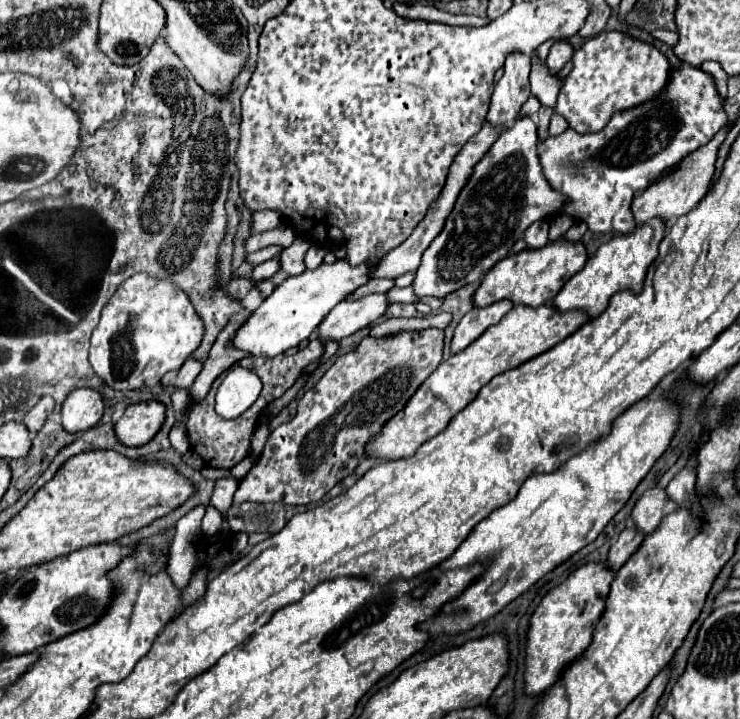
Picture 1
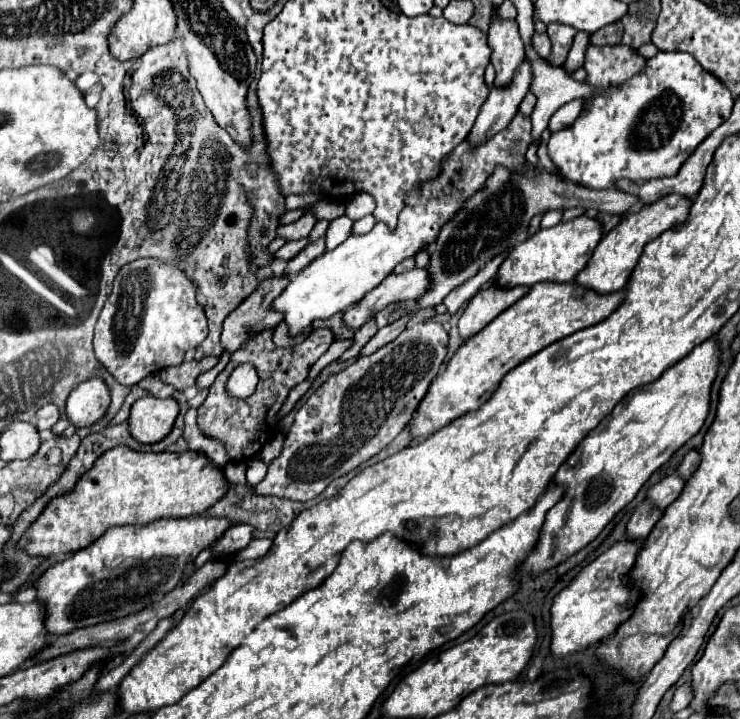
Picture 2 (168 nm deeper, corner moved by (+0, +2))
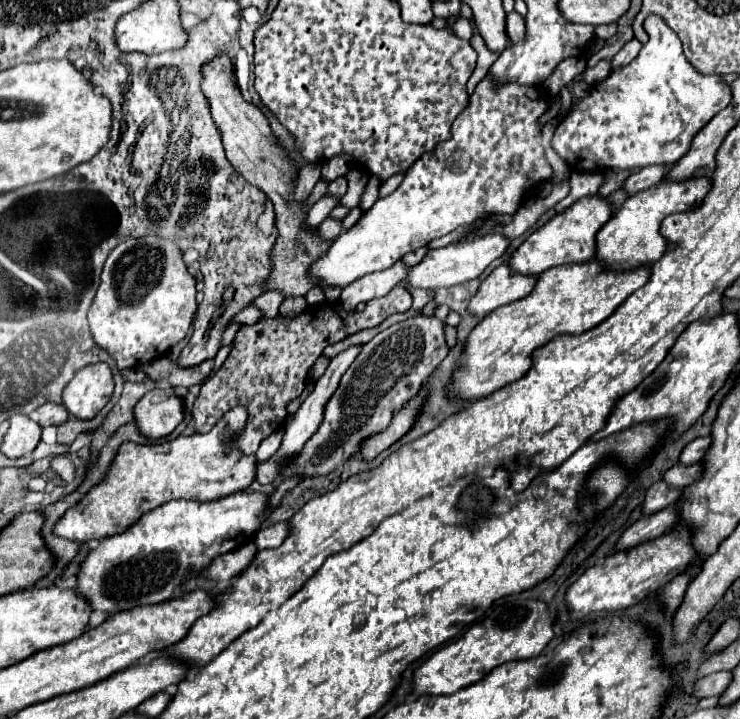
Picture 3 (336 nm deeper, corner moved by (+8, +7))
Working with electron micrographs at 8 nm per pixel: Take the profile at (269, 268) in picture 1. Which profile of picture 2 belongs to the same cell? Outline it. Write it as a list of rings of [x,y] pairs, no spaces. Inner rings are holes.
[[[303,237],[303,239],[297,239],[297,241],[287,241],[287,243],[275,253],[275,257],[289,261],[289,259],[293,259],[303,247],[307,247],[307,245],[309,245],[309,237]]]

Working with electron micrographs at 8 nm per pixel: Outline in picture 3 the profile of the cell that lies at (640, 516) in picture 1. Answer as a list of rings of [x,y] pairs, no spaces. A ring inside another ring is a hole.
[[[675,464],[665,472],[663,482],[667,482],[673,488],[685,488],[687,484],[693,484],[699,476],[701,476],[701,464],[693,464],[693,466]]]

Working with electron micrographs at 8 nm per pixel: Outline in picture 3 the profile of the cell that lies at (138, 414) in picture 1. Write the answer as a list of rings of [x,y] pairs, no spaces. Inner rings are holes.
[[[155,388],[147,392],[135,406],[135,424],[147,438],[163,438],[171,434],[183,420],[183,402],[173,392]]]

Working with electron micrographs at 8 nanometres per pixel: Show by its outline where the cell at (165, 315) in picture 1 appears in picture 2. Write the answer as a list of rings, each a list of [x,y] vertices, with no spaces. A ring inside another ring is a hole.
[[[141,257],[123,265],[113,281],[113,291],[105,301],[105,307],[95,325],[95,355],[107,367],[107,371],[121,385],[137,385],[143,377],[157,373],[165,367],[179,365],[189,349],[201,345],[207,337],[207,317],[203,307],[197,303],[195,285],[187,279],[187,275],[161,259]]]

